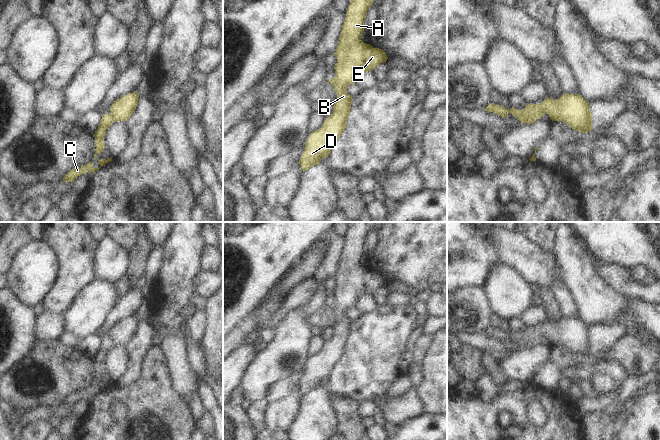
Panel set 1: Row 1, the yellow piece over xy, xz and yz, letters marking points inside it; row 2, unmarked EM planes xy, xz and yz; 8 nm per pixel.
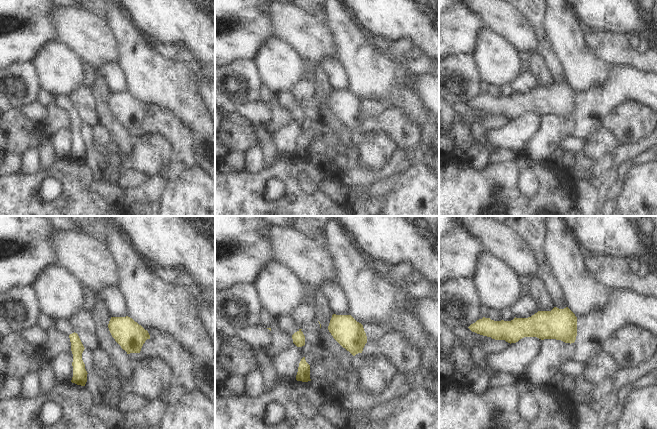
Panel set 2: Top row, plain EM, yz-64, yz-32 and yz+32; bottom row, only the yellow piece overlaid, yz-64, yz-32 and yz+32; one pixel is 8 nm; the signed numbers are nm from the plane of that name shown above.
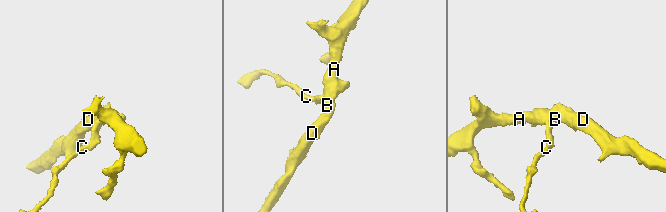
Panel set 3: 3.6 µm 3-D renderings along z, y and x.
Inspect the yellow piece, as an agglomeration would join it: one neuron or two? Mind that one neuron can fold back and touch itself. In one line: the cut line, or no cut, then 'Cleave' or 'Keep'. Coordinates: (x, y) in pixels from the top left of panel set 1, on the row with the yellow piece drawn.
Split along xy (110, 113), (114, 121). Cleave.

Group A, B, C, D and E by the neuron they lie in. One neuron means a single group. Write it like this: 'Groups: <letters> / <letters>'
Groups: A B D E / C.

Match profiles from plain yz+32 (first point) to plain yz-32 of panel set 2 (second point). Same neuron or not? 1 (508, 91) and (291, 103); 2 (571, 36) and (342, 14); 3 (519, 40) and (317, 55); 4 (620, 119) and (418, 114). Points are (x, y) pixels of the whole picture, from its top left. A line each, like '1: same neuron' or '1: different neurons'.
1: same neuron
2: same neuron
3: same neuron
4: different neurons

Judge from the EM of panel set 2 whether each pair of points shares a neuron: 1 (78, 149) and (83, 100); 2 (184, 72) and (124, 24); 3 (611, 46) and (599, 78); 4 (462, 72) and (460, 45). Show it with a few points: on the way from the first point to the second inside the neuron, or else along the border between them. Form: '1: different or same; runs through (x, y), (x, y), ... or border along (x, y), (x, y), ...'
1: different; border along (70, 97), (84, 124)
2: same; runs through (167, 72), (134, 41)
3: different; border along (588, 46), (597, 55), (615, 65)
4: different; border along (472, 55), (456, 55), (449, 58)

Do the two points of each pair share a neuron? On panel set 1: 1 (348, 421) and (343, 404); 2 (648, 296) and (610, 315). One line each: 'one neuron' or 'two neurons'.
1: one neuron
2: two neurons

